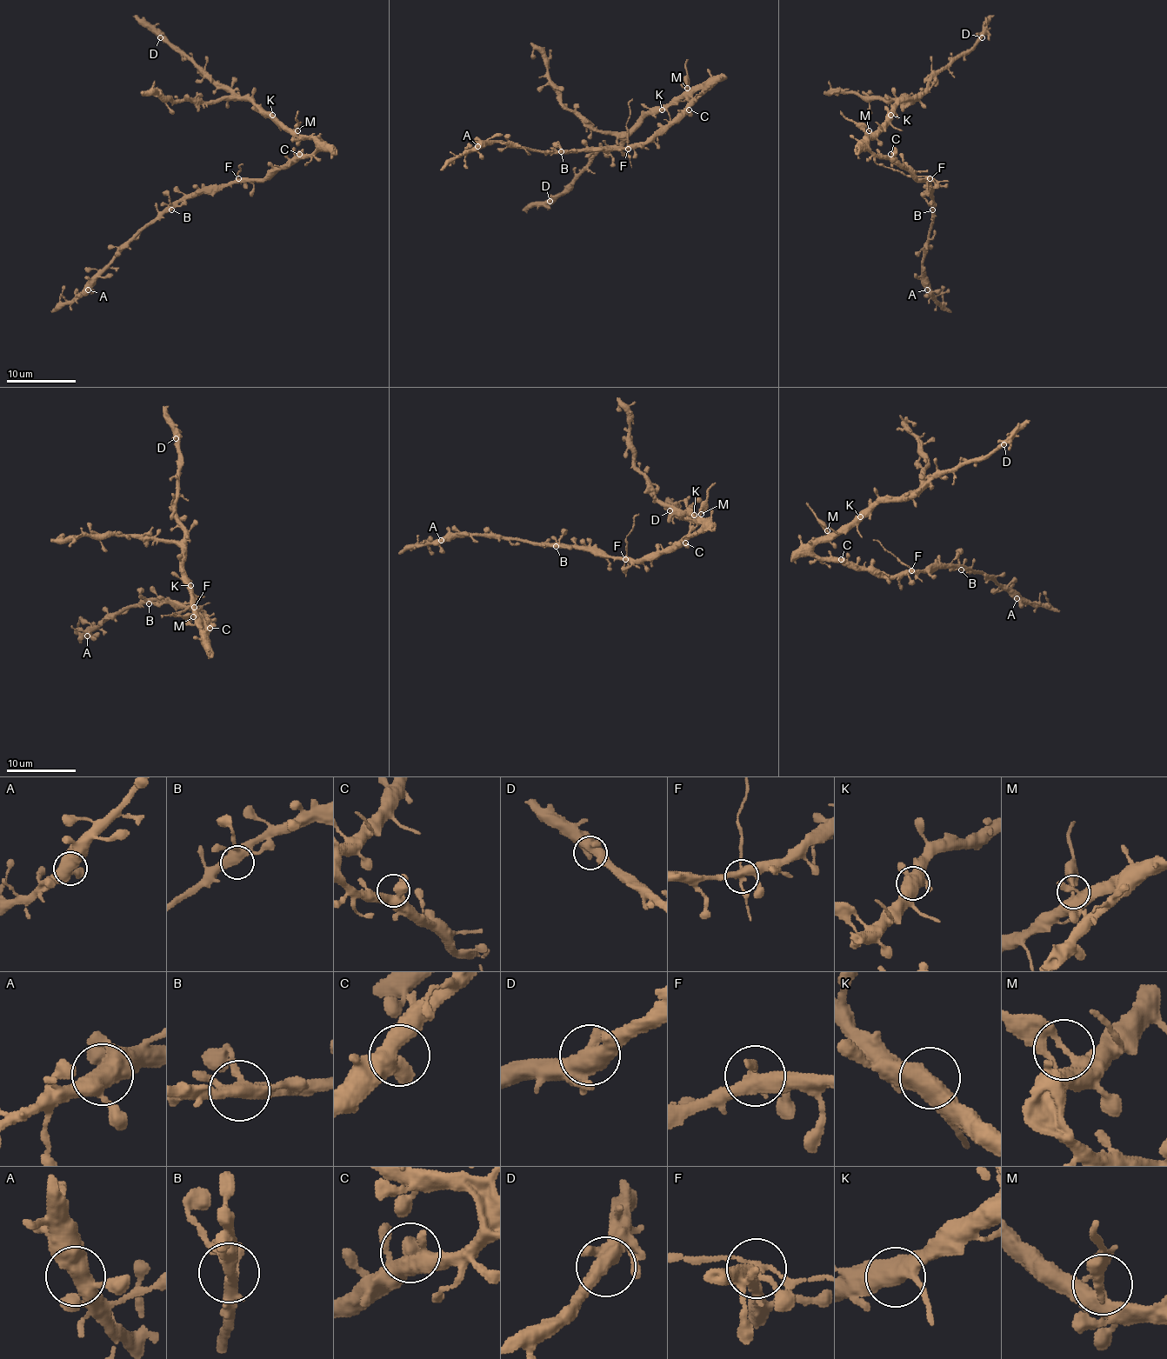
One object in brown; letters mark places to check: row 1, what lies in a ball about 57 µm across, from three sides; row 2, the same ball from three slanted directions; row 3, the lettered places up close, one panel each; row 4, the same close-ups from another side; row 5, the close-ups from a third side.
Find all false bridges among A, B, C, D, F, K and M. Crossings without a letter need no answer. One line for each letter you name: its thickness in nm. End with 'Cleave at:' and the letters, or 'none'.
F: Thickness 380 nm
M: Thickness 340 nm
Cleave at: F, M

